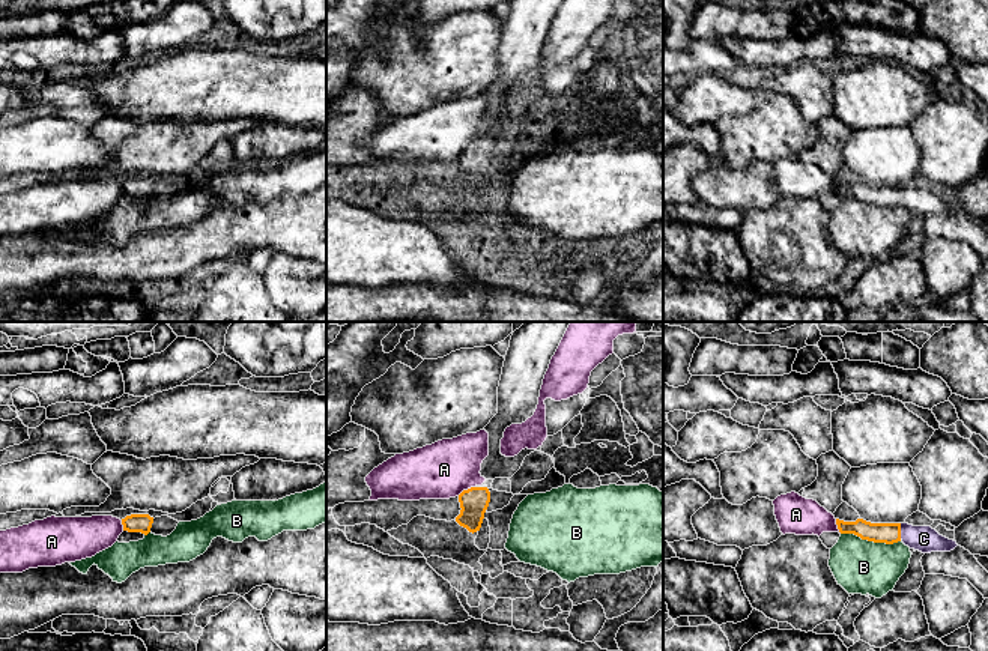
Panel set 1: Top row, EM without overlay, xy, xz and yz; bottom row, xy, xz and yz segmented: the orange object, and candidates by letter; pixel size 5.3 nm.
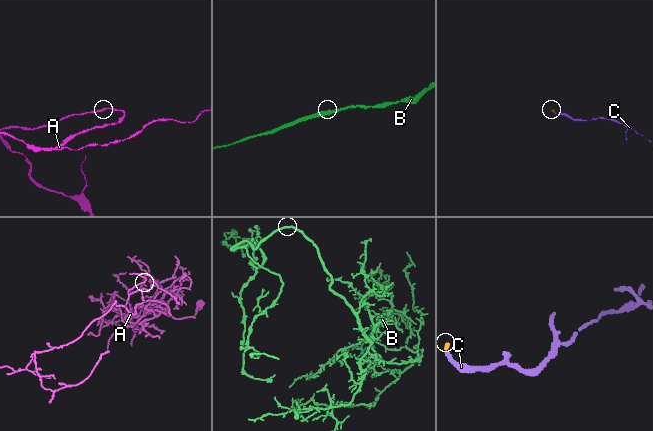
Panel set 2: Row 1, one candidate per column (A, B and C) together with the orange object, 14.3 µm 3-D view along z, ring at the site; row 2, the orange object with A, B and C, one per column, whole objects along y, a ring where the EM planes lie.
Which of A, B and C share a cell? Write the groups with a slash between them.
A / B / C

